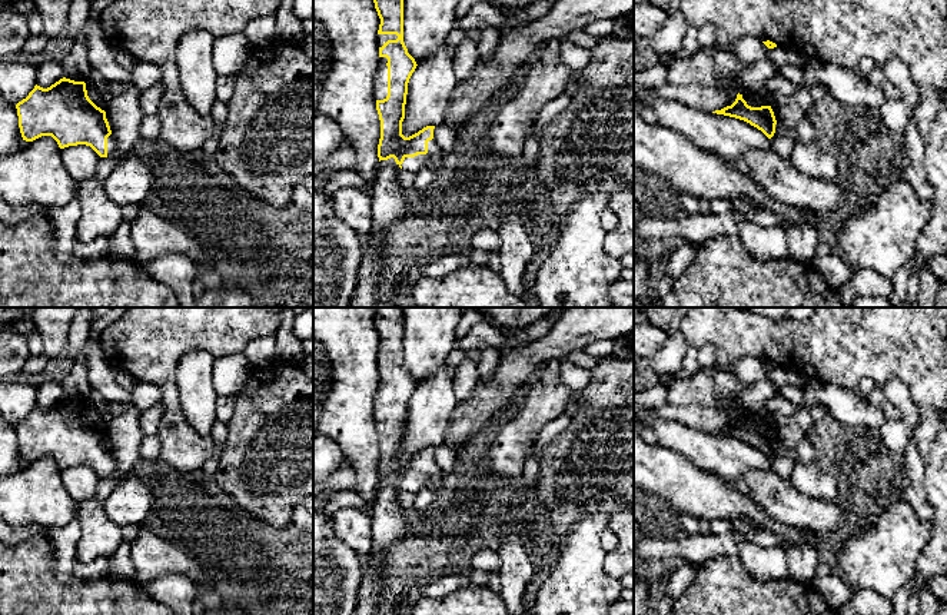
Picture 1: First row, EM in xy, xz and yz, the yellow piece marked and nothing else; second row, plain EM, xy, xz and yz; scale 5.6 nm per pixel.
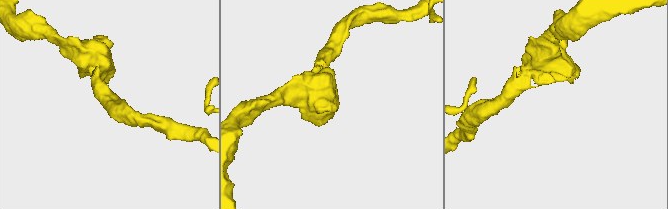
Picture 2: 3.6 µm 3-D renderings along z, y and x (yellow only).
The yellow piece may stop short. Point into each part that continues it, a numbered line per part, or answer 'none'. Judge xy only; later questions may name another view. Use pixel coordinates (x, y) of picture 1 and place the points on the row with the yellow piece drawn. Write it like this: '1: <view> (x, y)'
1: xy (112, 145)

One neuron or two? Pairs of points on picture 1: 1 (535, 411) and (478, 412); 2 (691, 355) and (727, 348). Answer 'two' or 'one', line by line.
1: two
2: two

